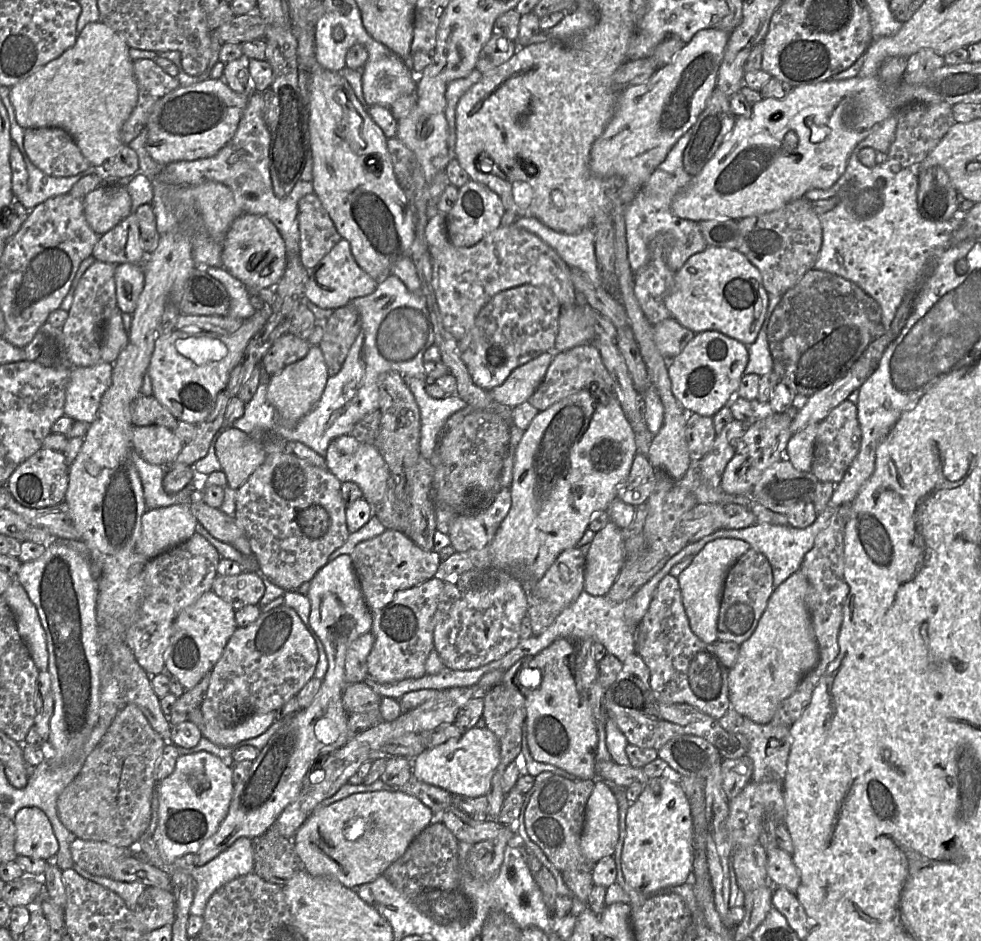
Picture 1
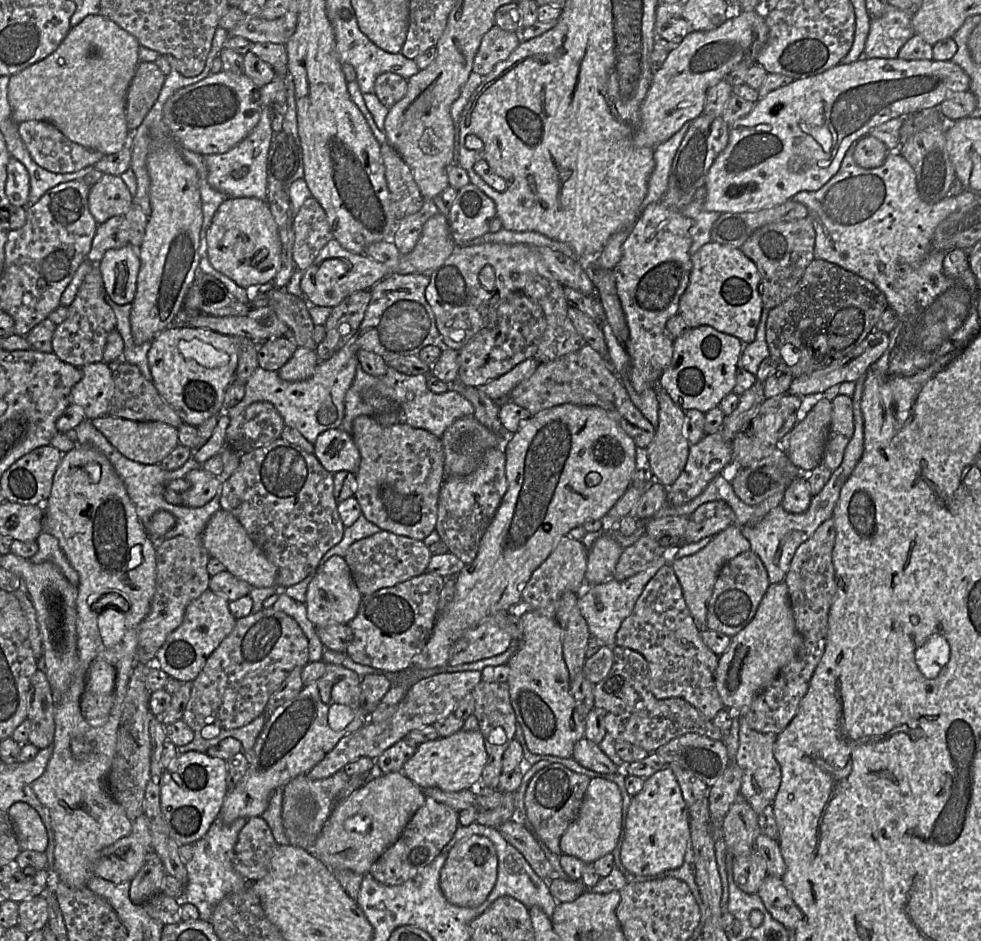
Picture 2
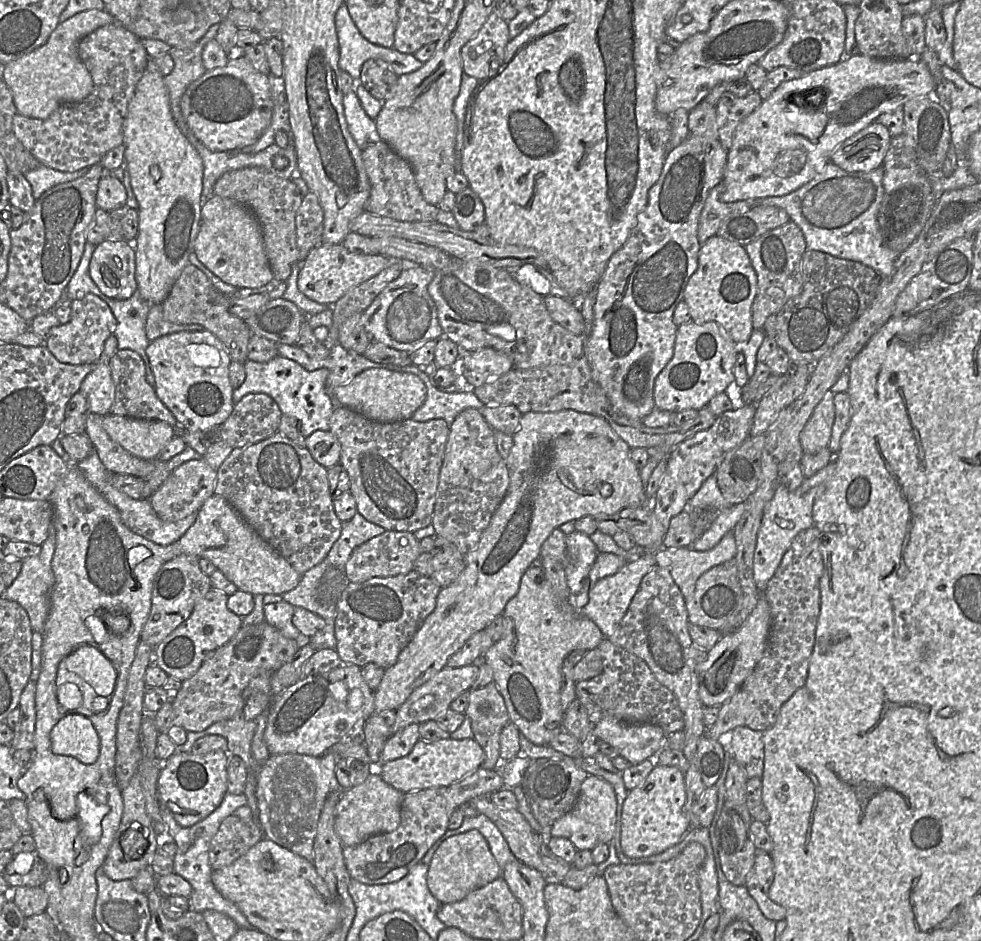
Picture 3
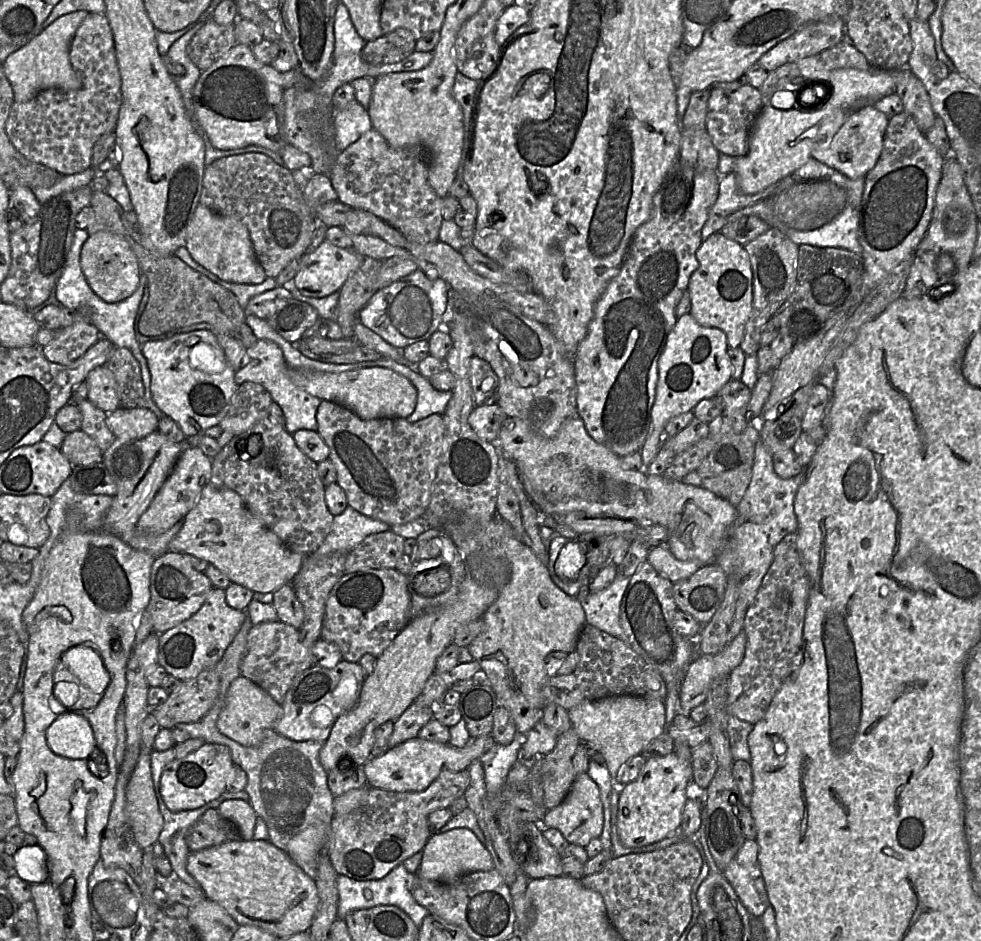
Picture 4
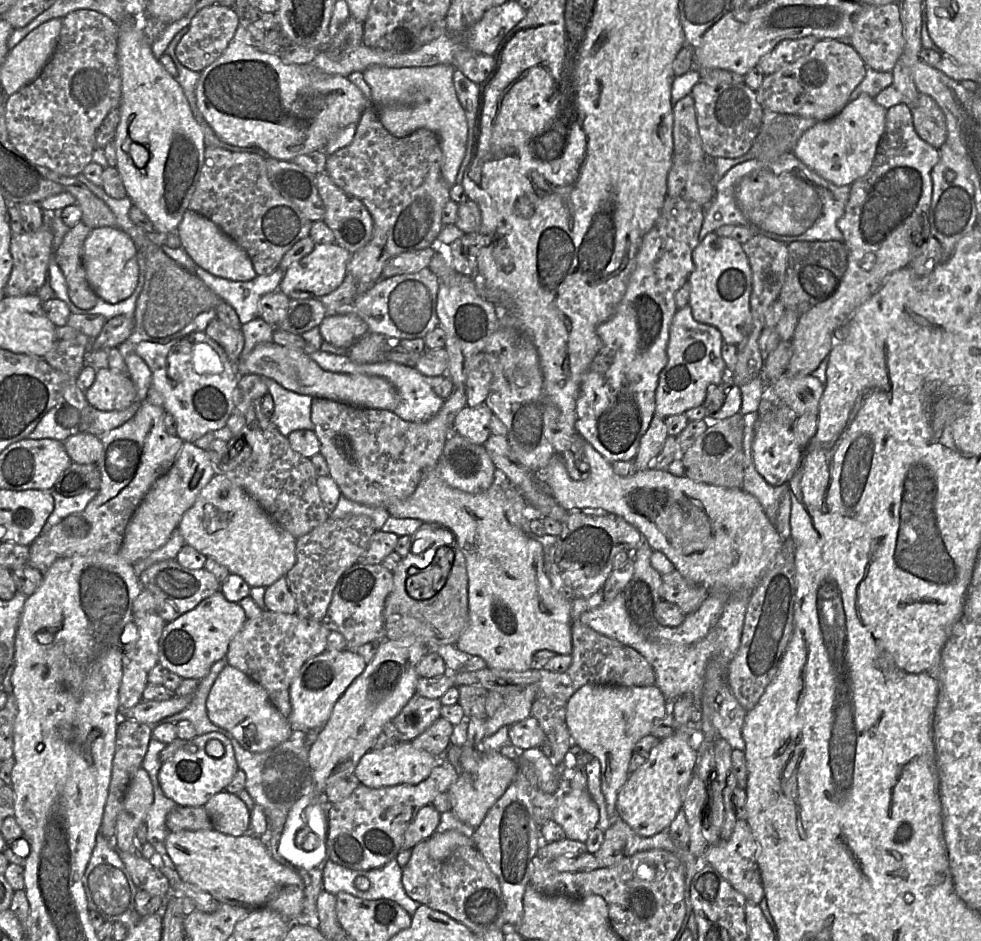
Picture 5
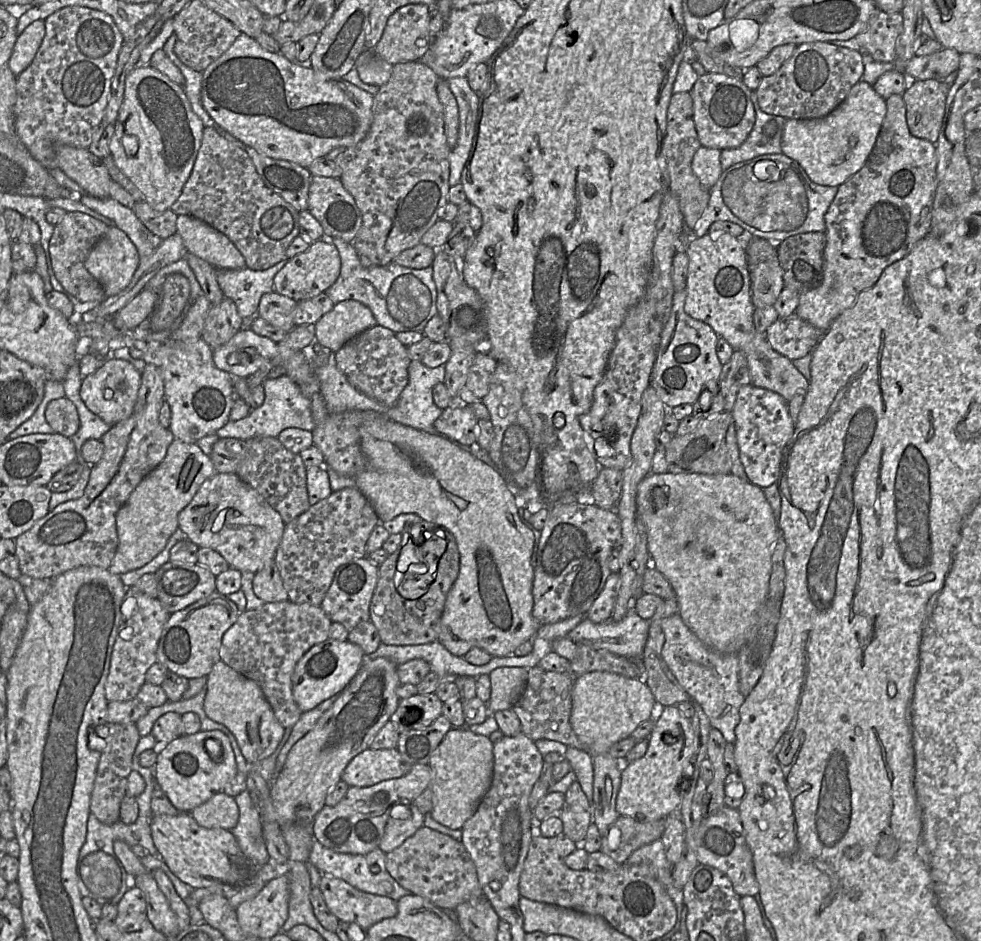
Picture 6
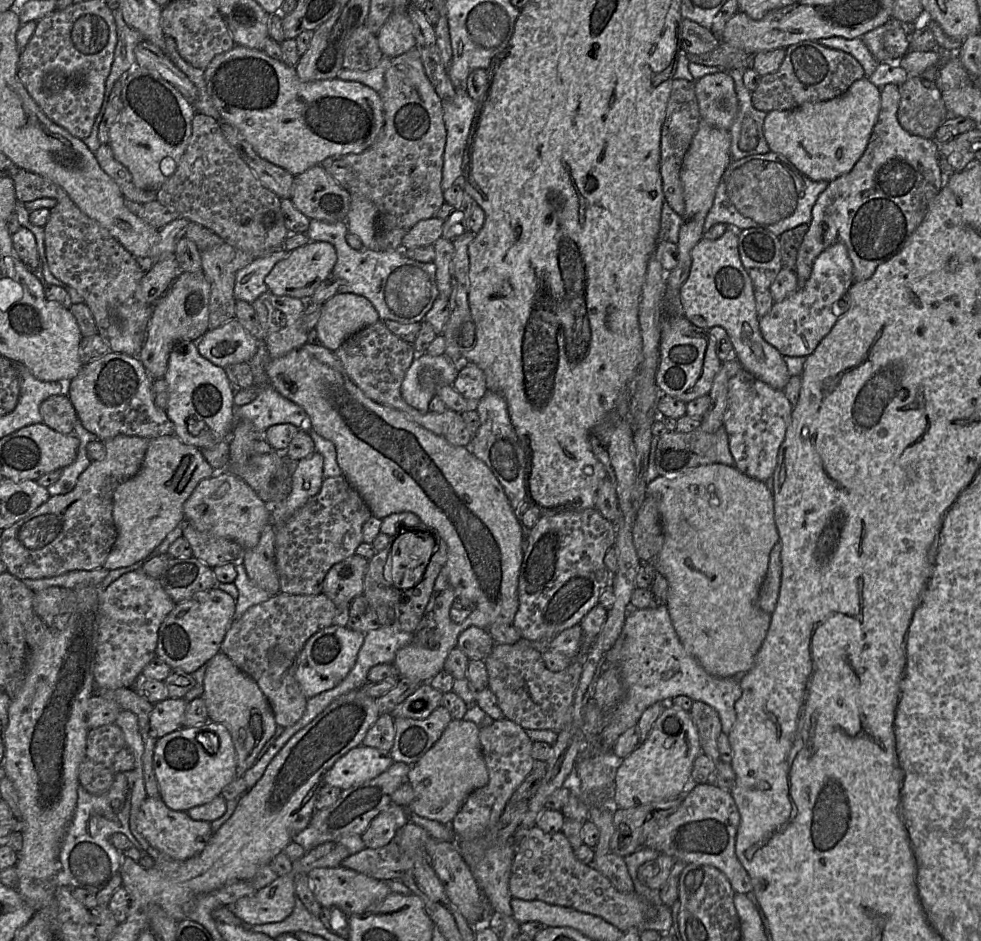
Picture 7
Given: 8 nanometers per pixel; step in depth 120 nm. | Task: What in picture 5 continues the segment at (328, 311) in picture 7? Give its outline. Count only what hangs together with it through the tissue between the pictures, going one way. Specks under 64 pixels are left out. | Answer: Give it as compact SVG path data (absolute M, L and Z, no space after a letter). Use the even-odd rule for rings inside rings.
M352 313L326 316L319 329L324 341L339 348L348 348L369 332L368 325Z

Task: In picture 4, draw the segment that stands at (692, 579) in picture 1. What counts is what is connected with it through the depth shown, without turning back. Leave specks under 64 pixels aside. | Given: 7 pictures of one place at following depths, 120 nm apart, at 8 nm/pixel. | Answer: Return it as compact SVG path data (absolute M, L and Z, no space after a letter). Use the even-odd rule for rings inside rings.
M657 545L653 547L648 554L647 561L654 567L654 569L661 574L663 577L669 579L671 582L675 583L677 581L687 579L691 575L693 575L697 570L699 570L701 567L705 565L710 565L710 564L704 564L701 561L698 560L691 560L691 561L681 561L675 558L675 556L671 553L667 545Z

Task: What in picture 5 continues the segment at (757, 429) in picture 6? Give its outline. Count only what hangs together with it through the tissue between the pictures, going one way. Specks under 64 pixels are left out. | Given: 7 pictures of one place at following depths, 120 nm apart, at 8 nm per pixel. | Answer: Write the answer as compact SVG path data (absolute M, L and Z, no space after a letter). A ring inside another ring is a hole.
M761 400L754 427L752 458L756 470L771 486L781 486L793 477L799 464L802 448L797 444L791 427L774 417L774 401Z

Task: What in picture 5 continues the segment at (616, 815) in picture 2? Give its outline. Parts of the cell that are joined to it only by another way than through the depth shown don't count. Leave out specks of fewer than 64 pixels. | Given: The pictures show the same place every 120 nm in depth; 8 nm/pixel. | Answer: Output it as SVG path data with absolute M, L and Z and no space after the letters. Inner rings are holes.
M565 788L558 796L552 820L562 827L566 838L585 843L589 832L597 827L599 809L588 790Z

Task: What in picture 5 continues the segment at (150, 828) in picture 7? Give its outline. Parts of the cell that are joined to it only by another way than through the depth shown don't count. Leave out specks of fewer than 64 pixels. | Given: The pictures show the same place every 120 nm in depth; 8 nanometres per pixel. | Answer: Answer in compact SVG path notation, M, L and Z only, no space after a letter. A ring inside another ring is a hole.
M214 829L170 831L165 846L179 878L208 892L220 904L239 906L249 911L271 909L290 924L302 912L302 878L295 867L277 862L260 837L251 833L230 836Z

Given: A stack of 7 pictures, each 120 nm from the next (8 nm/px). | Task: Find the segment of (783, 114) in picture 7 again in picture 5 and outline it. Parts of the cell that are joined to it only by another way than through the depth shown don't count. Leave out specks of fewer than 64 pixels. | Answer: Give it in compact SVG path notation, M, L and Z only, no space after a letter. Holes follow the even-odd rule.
M868 94L849 101L833 118L818 121L798 139L792 153L812 171L837 185L851 185L871 168L885 131L887 109Z

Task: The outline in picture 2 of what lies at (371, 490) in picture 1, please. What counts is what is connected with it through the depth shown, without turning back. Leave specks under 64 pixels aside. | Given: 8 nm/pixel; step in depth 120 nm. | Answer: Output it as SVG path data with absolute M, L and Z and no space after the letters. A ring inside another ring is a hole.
M341 428L321 433L314 444L314 455L321 465L332 474L339 471L348 471L355 474L361 462L359 449L351 434Z

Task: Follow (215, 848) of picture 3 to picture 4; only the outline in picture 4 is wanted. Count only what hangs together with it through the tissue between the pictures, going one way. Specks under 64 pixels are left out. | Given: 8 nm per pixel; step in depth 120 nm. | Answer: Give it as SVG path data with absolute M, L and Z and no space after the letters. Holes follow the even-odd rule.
M208 809L192 825L186 842L191 851L221 845L225 842L242 840L238 828L224 818L217 809Z

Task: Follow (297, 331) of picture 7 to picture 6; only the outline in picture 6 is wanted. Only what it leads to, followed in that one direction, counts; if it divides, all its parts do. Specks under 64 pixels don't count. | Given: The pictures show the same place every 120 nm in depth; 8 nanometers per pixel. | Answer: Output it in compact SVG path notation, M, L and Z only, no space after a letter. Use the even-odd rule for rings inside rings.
M273 291L261 297L257 315L270 325L288 333L295 327L296 307L296 301Z

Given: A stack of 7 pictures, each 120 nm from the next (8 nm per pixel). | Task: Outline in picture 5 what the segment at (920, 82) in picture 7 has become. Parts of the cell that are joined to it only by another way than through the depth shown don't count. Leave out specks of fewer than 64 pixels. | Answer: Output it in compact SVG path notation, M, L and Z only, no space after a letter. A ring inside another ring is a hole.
M920 94L911 113L919 137L939 149L947 140L946 118L940 106L930 96Z

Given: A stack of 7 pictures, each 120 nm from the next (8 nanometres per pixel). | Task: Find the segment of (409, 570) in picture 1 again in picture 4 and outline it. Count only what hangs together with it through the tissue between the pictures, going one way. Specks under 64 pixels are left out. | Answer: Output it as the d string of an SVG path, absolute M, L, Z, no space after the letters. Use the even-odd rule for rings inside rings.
M390 530L367 536L348 553L345 574L365 569L394 569L404 554L404 541L405 538Z

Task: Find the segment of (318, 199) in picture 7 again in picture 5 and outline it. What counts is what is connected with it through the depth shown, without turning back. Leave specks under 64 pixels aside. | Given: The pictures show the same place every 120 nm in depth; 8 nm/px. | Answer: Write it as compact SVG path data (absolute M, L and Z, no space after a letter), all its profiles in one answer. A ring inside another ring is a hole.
M323 172L315 175L315 185L325 206L323 222L333 231L335 243L351 254L371 239L373 219L363 203L339 188Z

